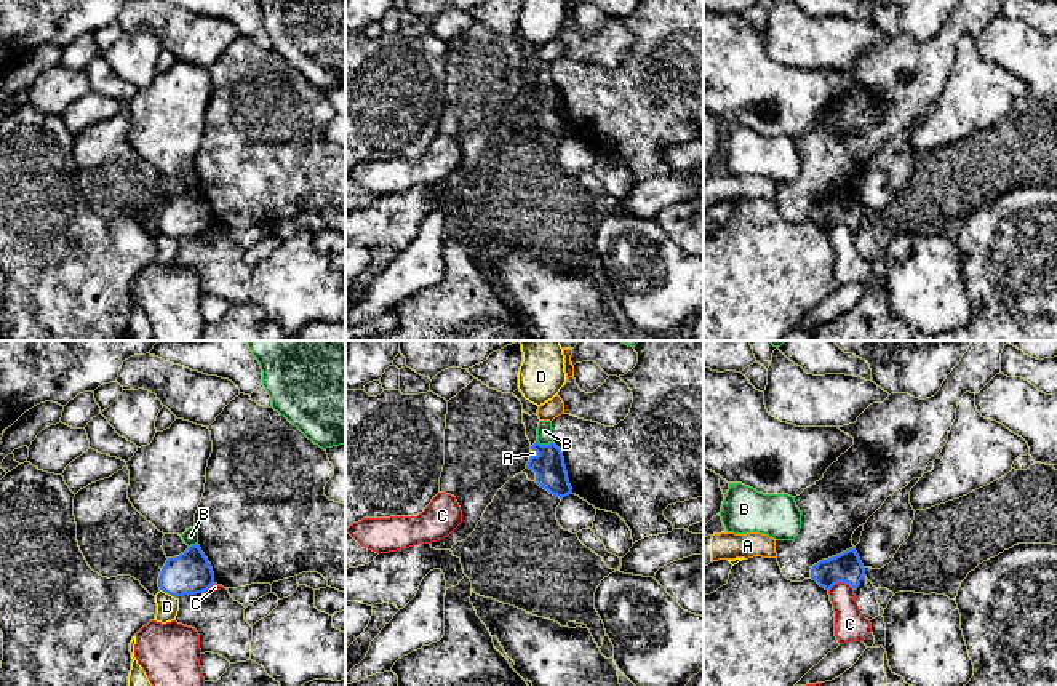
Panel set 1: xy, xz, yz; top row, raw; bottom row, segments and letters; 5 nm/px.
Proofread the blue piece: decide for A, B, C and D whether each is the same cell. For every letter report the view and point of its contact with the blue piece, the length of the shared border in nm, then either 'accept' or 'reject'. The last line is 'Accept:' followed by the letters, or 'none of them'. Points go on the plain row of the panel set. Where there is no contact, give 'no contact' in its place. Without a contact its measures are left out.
A: xz (536, 93) | 50 nm | accept
B: xz (544, 87) | 90 nm | reject
C: yz (840, 223) | 130 nm | reject
D: xy (168, 235) | 100 nm | reject
Accept: A

